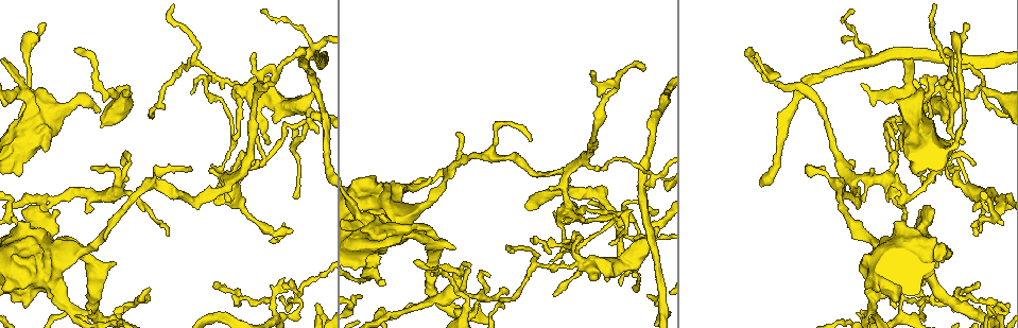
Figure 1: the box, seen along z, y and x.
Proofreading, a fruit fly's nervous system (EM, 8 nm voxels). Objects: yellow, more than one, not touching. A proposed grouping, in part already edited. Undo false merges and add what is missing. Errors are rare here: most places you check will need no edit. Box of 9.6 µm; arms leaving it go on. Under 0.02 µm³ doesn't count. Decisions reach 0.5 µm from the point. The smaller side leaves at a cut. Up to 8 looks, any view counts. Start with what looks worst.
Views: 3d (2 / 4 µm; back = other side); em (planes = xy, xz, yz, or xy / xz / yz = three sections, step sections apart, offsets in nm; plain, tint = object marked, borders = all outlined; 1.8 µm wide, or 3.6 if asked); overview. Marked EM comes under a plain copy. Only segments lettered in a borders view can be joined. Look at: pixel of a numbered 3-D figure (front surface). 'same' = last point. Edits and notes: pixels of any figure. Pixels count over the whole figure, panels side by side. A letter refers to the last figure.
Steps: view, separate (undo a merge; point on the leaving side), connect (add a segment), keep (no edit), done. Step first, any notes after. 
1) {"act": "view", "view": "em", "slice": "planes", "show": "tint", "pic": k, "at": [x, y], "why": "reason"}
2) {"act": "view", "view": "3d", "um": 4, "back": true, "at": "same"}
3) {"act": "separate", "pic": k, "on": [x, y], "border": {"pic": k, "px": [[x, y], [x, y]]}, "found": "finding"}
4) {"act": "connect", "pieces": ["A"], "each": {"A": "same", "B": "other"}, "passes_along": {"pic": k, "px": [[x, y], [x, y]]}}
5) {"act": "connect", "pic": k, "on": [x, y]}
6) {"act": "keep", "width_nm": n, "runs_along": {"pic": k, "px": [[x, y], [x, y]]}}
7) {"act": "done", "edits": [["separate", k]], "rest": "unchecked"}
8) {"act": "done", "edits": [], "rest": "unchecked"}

{"act": "view", "view": "3d", "um": 2, "pic": 1, "at": [239, 87], "why": "four arms meet"}

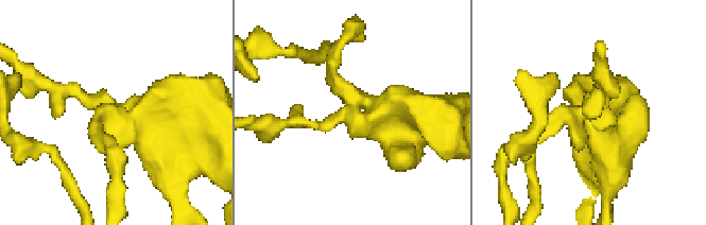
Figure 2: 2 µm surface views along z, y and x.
{"act": "view", "view": "em", "slice": "planes", "show": "borders", "pic": 2, "at": [579, 116], "arms": 4, "why": "now the EM"}

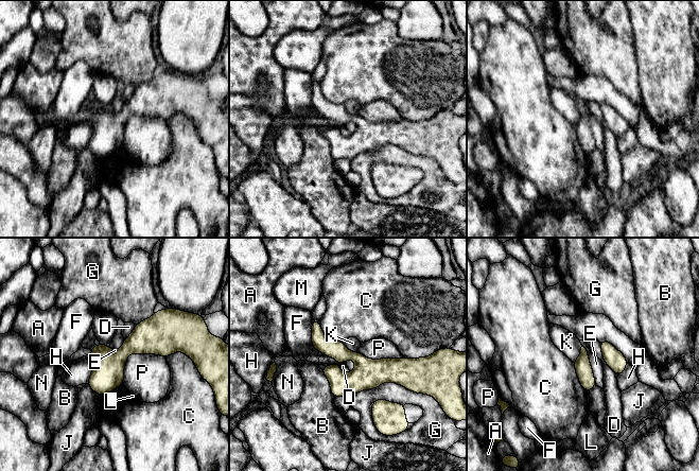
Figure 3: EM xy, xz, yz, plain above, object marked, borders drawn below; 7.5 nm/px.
{"act": "keep", "width_nm": 120, "each": {"A": "other", "B": "other", "C": "other", "D": "other", "E": "other", "F": "other", "G": "other", "H": "other", "J": "other", "K": "other", "L": "other", "M": "other", "N": "other", "P": "other"}, "runs_along": {"pic": 3, "px": [[314, 324], [330, 348], [367, 367], [412, 362]]}, "found": "all the same cell"}

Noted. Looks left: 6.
{"act": "view", "view": "em", "um": 3.6, "slice": "planes", "show": "tint", "pic": 1, "at": [865, 62], "why": "sudden change in width"}

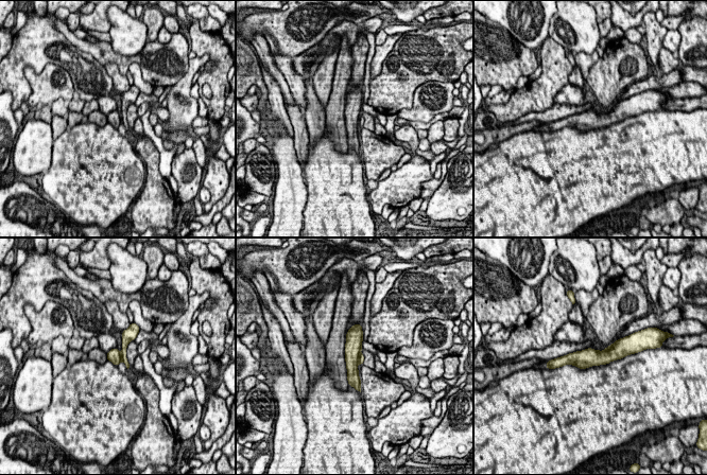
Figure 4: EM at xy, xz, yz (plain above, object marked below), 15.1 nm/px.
{"act": "view", "view": "em", "um": 3.6, "slice": "planes", "show": "borders", "at": "same"}

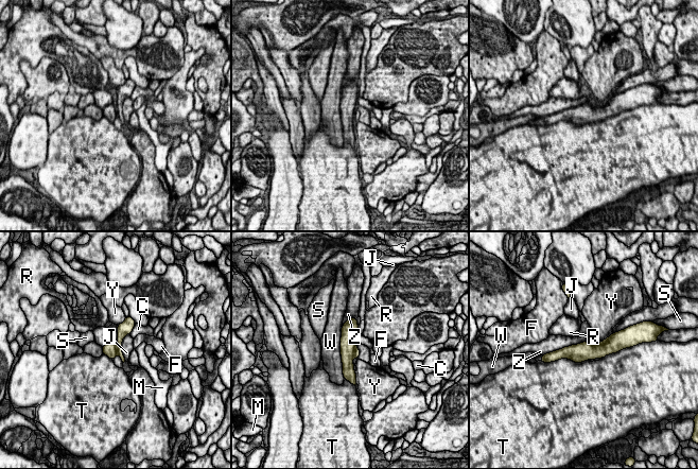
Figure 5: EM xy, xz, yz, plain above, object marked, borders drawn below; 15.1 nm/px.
{"act": "separate", "pic": 5, "on": [356, 352], "width_nm": 220, "longest_contact_nm": ["W", 800], "each": {"C": "other", "F": "other", "J": "other", "M": "other", "R": "other", "S": "other", "T": "other", "W": "other", "Y": "other", "Z": "other"}, "found": "a second cell is stuck on"}

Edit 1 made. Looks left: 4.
{"act": "view", "view": "em", "slice": "planes", "show": "borders", "pic": 1, "at": [233, 187], "why": "four-way junction"}

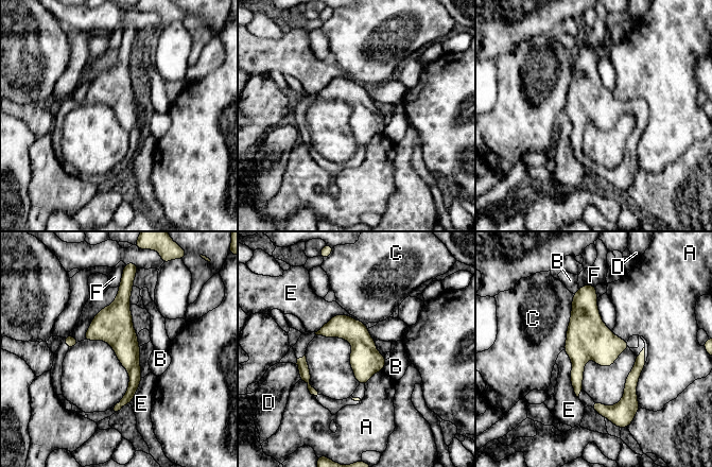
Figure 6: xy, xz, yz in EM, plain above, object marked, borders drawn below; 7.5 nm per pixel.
{"act": "keep", "each": {"A": "other", "B": "other", "C": "other", "D": "other", "E": "other", "F": "other"}, "found": "all the same cell"}

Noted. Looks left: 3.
{"act": "view", "view": "3d", "um": 4, "pic": 1, "at": [431, 300], "why": "thick turns thin"}

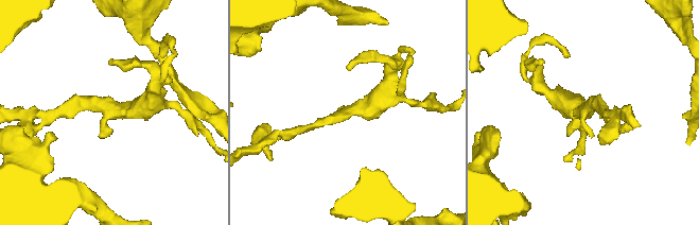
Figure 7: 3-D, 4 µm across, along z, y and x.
{"act": "view", "view": "em", "slice": "planes", "show": "borders", "pic": 7, "at": [587, 107], "why": "need the tissue"}

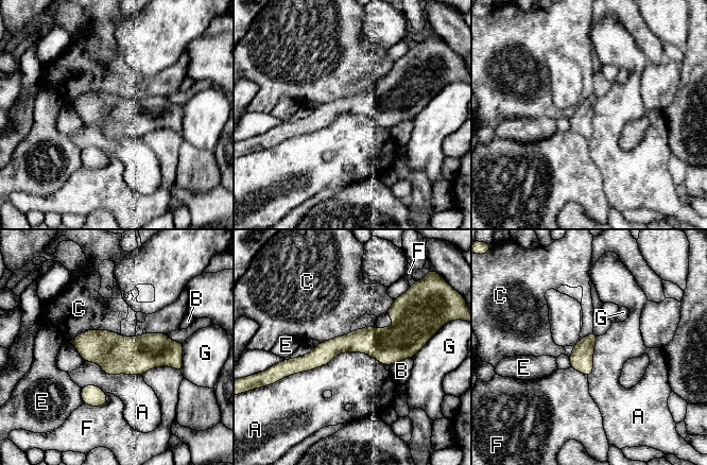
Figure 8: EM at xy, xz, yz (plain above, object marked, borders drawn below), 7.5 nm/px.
{"act": "keep", "each": {"A": "other", "B": "other", "C": "other", "E": "other", "F": "other", "G": "other"}, "found": "all the same cell"}

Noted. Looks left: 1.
{"act": "done", "edits": [["separate", 5]], "rest": "unchecked"}

